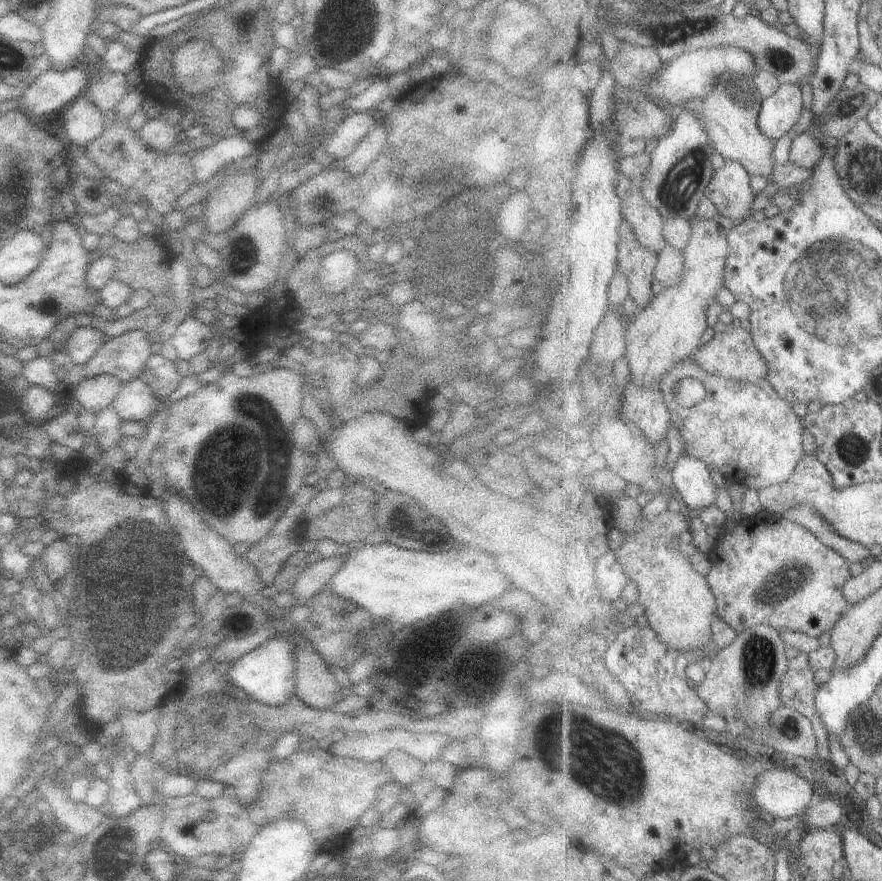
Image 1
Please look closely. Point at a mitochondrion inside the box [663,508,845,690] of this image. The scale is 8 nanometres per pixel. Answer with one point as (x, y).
(795, 578)

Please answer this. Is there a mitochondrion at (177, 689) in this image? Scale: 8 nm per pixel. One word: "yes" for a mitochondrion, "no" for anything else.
no

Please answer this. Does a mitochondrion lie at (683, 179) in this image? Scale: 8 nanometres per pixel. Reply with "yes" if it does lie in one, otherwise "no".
yes

